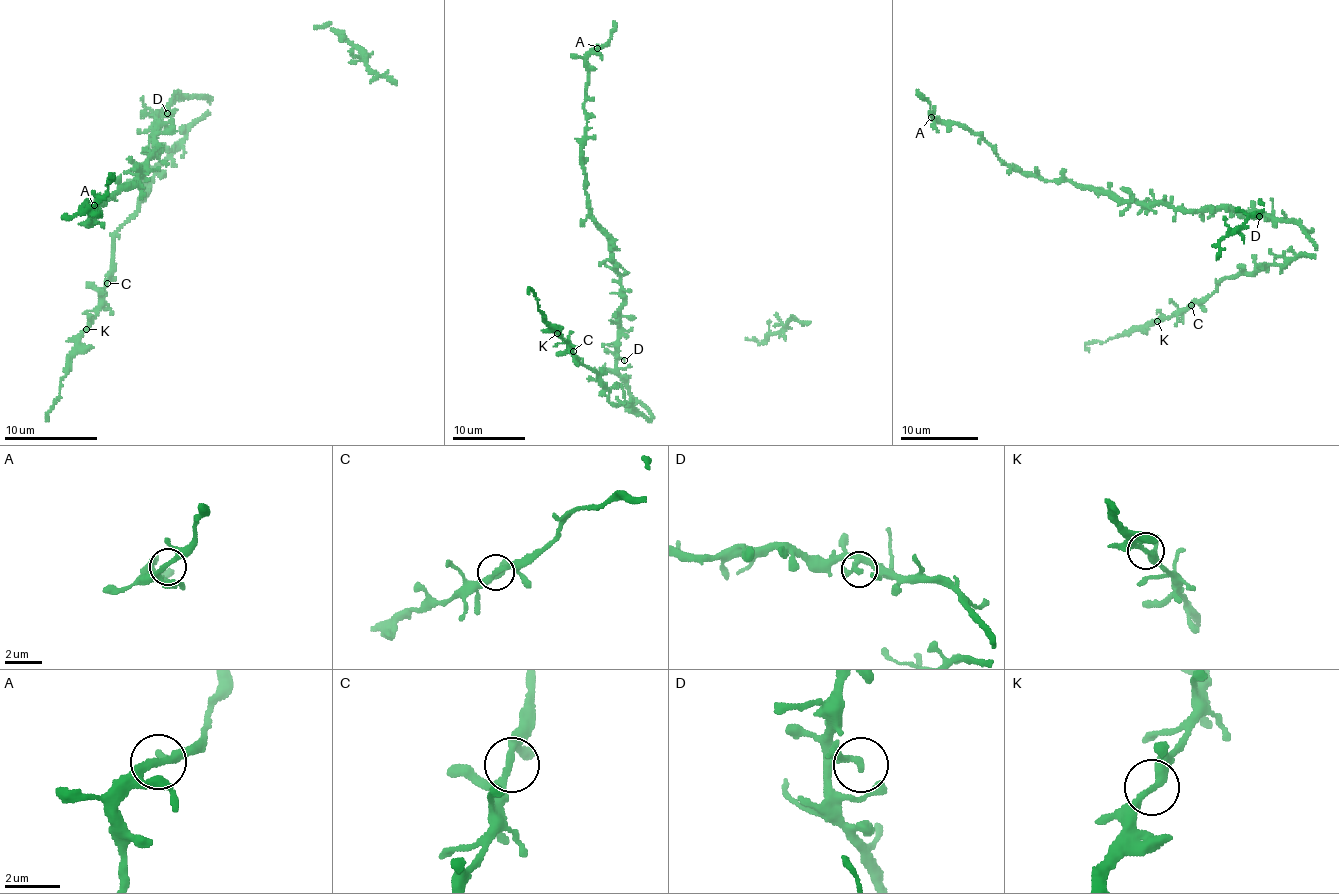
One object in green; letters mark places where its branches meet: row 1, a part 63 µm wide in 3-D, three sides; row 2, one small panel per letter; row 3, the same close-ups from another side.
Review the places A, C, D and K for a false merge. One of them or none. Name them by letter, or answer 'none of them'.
none of them

